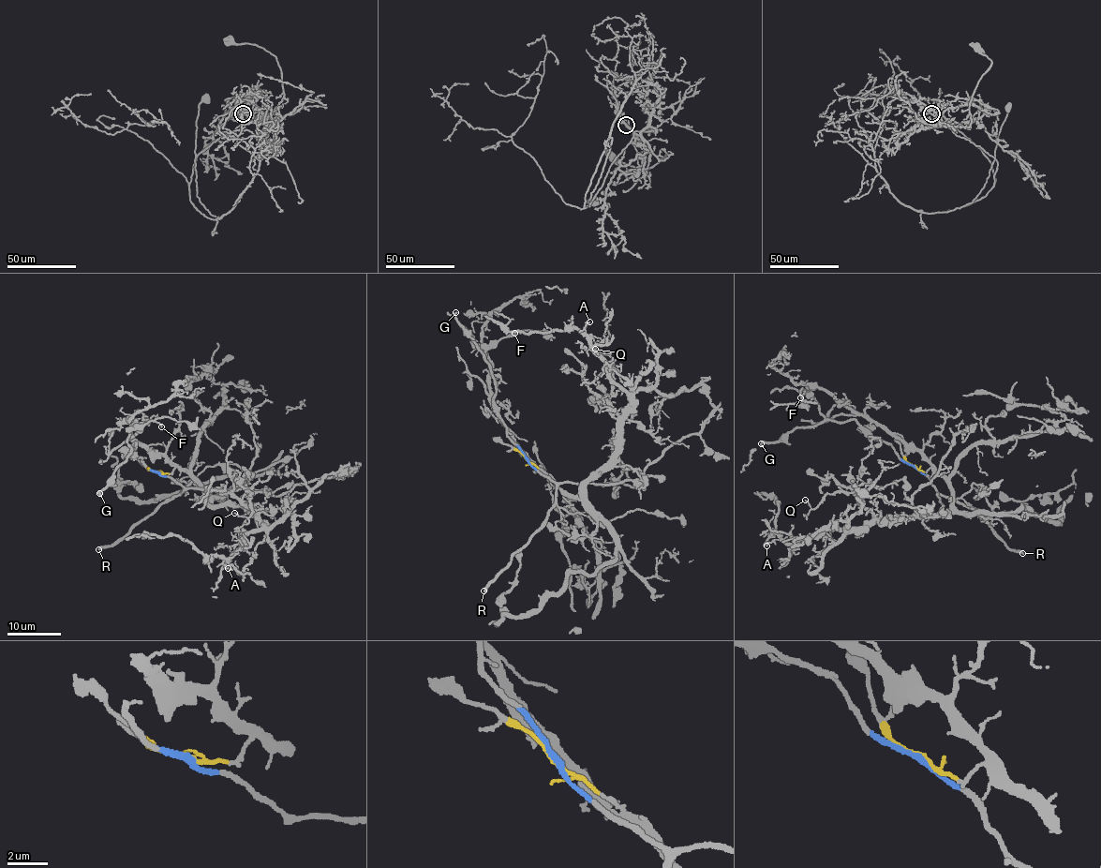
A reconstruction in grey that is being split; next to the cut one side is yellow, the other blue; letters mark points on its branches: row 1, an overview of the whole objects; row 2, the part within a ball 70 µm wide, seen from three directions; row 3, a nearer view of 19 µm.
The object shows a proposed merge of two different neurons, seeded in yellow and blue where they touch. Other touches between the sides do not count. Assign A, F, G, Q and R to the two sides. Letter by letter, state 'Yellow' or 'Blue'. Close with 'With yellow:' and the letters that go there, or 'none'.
A: Yellow
F: Blue
G: Blue
Q: Yellow
R: Blue
With yellow: A, Q

